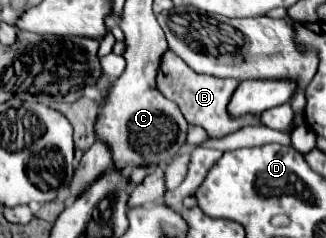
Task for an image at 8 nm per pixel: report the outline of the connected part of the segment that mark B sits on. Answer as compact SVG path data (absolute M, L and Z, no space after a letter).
M164 51L164 55L160 57L158 75L156 75L158 91L164 97L178 103L186 121L190 125L202 127L210 139L226 137L226 135L230 135L230 133L234 133L246 125L262 125L262 121L256 115L240 115L240 119L232 119L232 115L228 115L228 103L232 99L232 91L236 91L238 85L240 85L238 79L220 79L220 77L212 77L212 75L194 73L172 51Z

